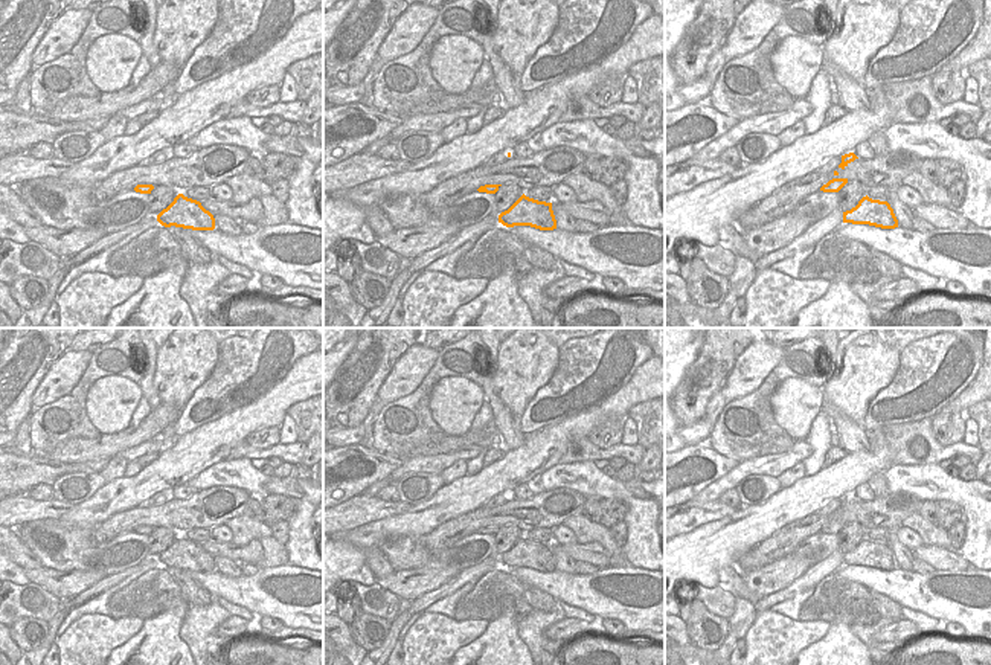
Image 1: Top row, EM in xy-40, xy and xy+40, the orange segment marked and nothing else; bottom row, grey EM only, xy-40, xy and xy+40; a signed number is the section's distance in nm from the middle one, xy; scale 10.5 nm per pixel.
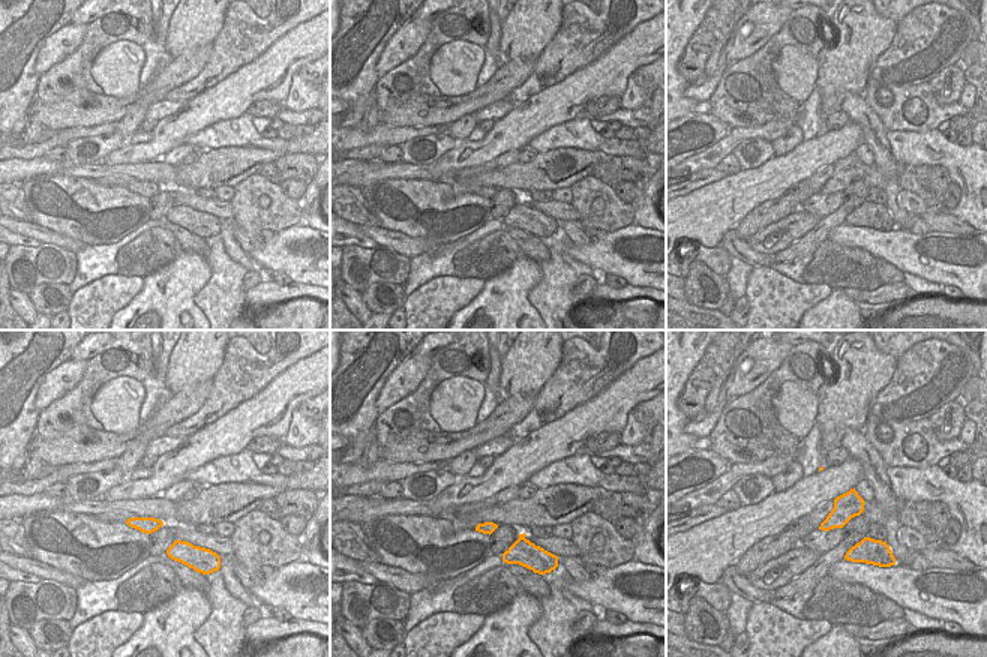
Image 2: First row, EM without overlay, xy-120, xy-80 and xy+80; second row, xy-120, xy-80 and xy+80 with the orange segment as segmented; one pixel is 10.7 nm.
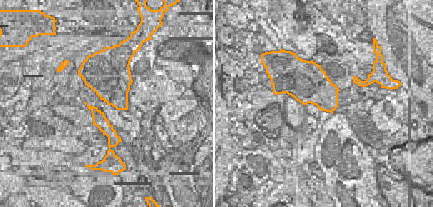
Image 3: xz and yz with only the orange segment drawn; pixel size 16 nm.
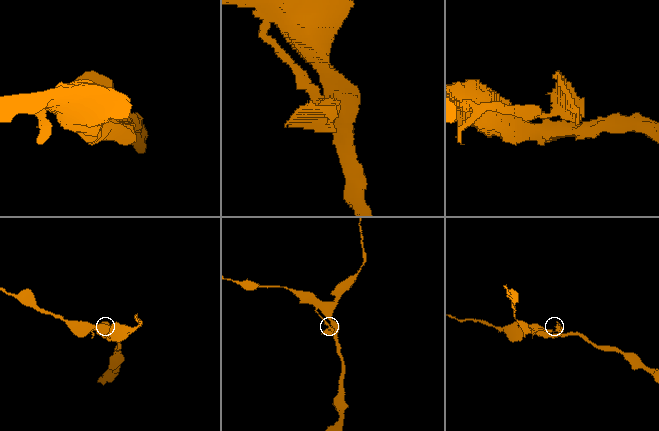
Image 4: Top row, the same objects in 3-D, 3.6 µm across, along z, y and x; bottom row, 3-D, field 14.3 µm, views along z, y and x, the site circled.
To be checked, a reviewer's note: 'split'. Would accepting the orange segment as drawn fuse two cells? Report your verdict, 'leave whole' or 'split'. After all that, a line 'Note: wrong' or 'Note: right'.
leave whole
Note: wrong

